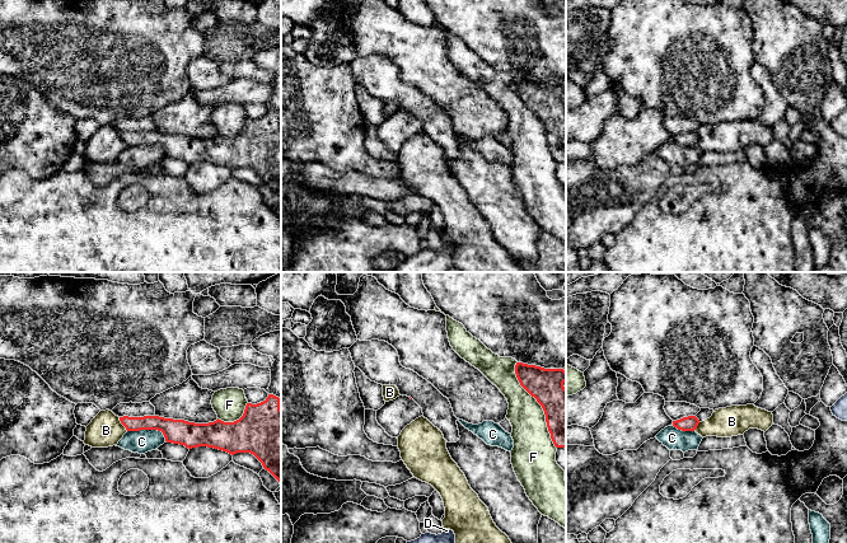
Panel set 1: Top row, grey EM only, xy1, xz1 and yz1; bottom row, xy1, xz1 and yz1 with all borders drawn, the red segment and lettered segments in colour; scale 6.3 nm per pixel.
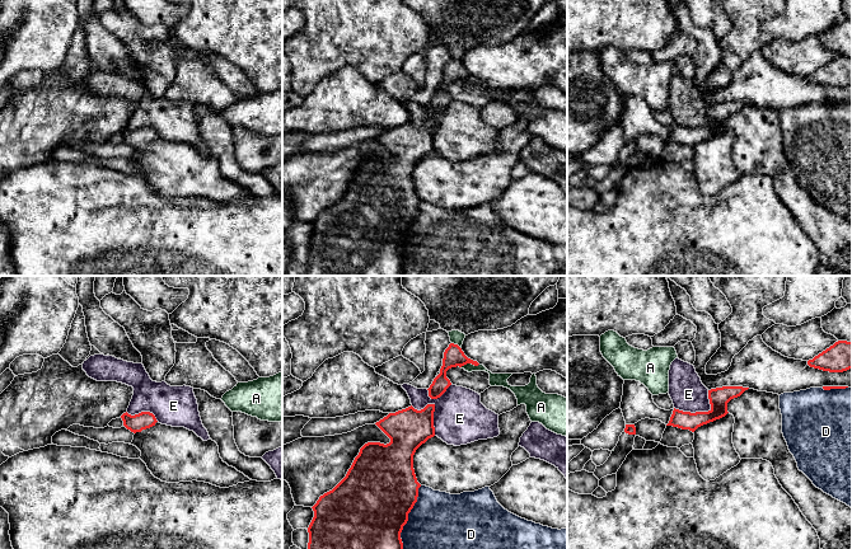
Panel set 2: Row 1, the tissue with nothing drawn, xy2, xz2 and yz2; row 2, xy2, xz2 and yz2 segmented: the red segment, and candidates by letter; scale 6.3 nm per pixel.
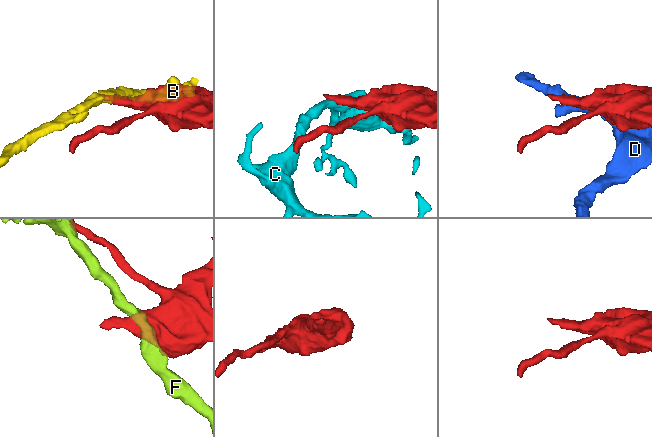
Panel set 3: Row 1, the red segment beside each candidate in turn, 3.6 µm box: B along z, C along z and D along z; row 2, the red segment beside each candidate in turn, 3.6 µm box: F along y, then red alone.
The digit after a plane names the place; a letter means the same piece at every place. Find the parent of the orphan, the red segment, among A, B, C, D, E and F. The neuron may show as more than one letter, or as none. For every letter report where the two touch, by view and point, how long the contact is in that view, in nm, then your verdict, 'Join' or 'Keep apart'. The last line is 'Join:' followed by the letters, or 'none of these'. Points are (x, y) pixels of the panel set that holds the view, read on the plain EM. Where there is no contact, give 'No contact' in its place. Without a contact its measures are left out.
A: Touches red at xz2 (469, 78). Shared border 120 nm. Keep apart
B: Touches red at xy1 (121, 137). Shared border 110 nm. Keep apart
C: Touches red at xy1 (149, 144). Shared border 260 nm. Keep apart
D: Touches red at xz2 (406, 238). Shared border 480 nm. Keep apart
E: Touches red at yz2 (701, 127). Shared border 260 nm. Keep apart
F: Touches red at xz1 (539, 118). Shared border 600 nm. Keep apart
Join: none of these

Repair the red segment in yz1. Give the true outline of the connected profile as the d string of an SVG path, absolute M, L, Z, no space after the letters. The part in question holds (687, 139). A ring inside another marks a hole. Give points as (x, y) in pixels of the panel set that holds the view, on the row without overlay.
M701 123L696 131L683 132L680 135L673 136L673 141L682 146L694 146L699 137L710 134L713 125Z

